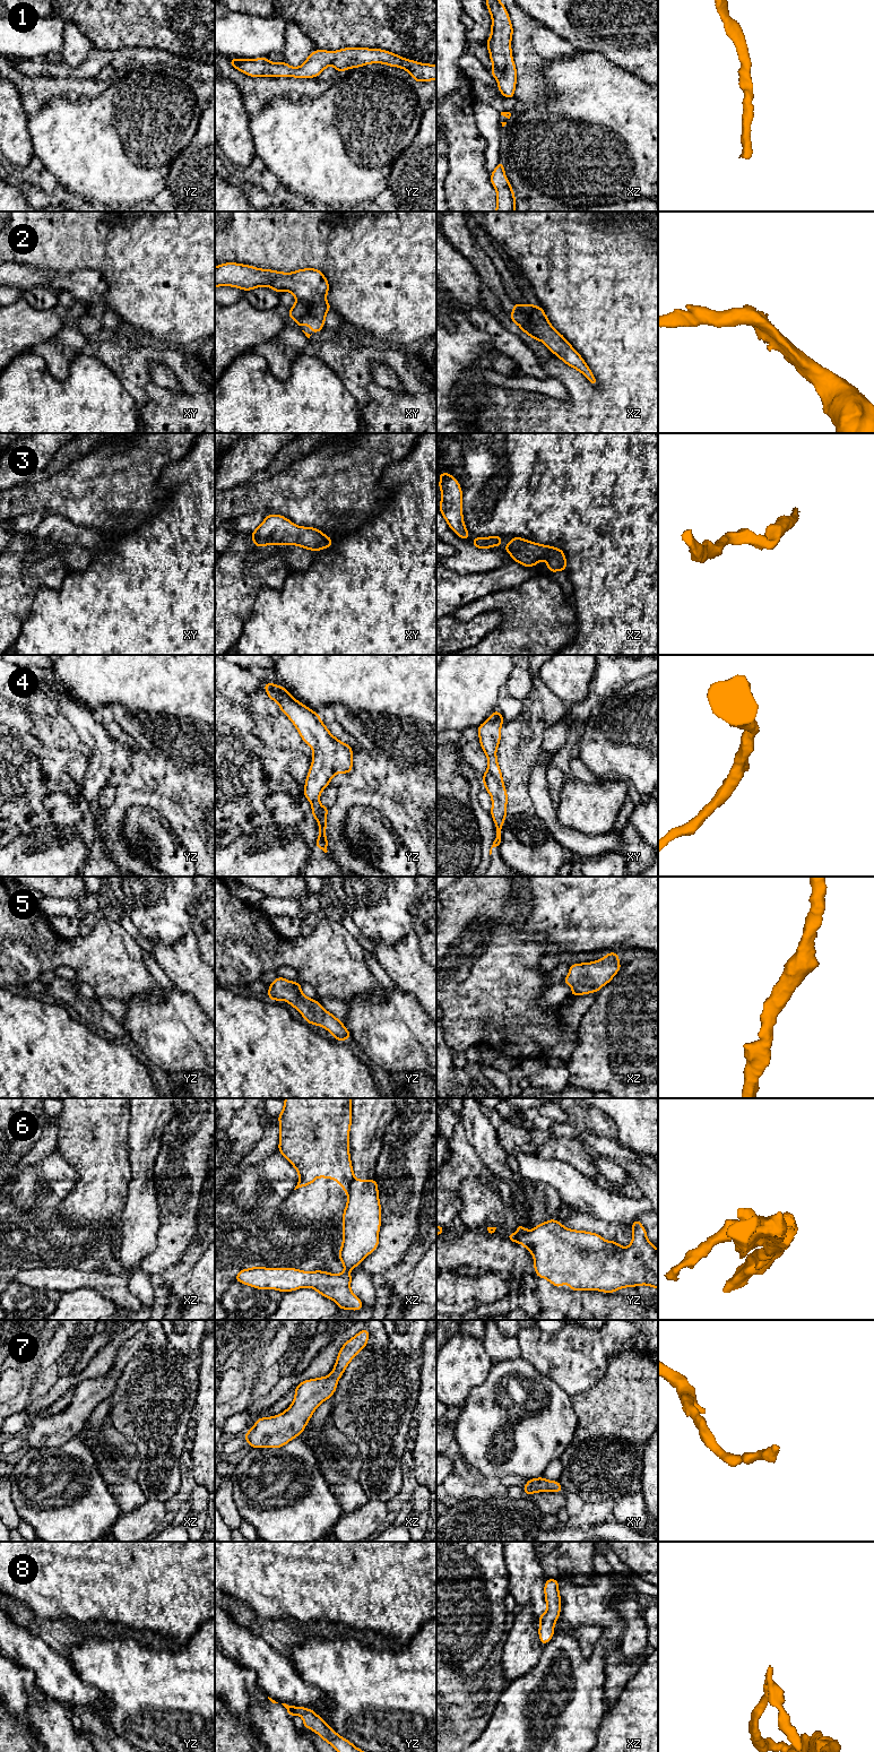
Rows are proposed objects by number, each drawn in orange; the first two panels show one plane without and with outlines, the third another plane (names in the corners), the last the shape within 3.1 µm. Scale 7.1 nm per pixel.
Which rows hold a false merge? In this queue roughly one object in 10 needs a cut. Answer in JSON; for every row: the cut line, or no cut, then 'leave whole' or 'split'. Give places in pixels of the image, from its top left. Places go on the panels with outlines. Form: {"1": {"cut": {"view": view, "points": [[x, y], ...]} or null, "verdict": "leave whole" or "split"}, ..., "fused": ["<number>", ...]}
{"1": {"cut": null, "verdict": "leave whole"}, "2": {"cut": null, "verdict": "leave whole"}, "3": {"cut": null, "verdict": "leave whole"}, "4": {"cut": null, "verdict": "leave whole"}, "5": {"cut": null, "verdict": "leave whole"}, "6": {"cut": {"view": "xz", "points": [[353, 1174], [351, 1190], [347, 1196]]}, "verdict": "split"}, "7": {"cut": null, "verdict": "leave whole"}, "8": {"cut": null, "verdict": "leave whole"}, "fused": ["6"]}

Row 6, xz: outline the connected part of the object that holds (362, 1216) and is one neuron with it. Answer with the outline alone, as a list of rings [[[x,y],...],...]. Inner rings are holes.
[[[353,1175],[351,1191],[343,1214],[343,1245],[338,1257],[344,1265],[343,1274],[326,1271],[303,1271],[295,1268],[263,1268],[254,1266],[251,1269],[241,1269],[235,1280],[258,1289],[277,1289],[283,1293],[311,1287],[337,1303],[340,1310],[361,1310],[362,1301],[351,1291],[352,1276],[349,1270],[361,1265],[362,1260],[372,1253],[379,1245],[379,1229],[381,1226],[381,1205],[379,1201],[378,1183],[375,1180],[356,1180]]]

